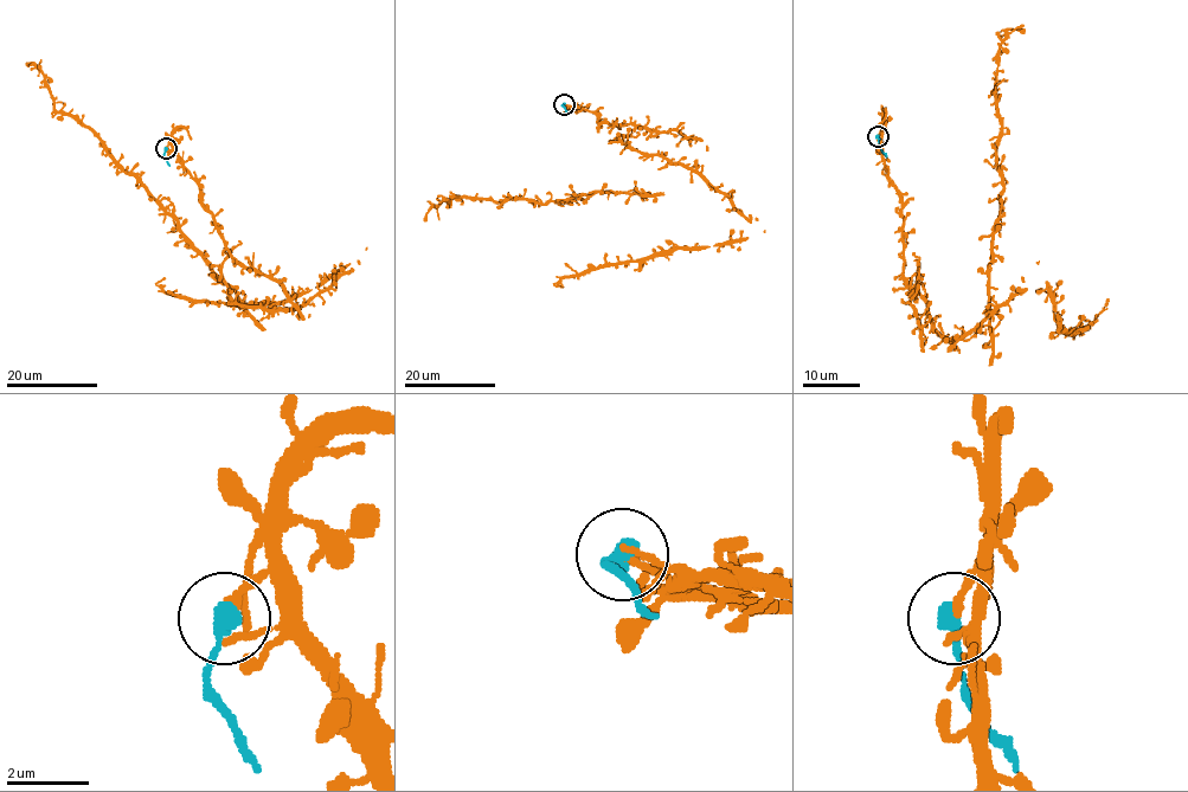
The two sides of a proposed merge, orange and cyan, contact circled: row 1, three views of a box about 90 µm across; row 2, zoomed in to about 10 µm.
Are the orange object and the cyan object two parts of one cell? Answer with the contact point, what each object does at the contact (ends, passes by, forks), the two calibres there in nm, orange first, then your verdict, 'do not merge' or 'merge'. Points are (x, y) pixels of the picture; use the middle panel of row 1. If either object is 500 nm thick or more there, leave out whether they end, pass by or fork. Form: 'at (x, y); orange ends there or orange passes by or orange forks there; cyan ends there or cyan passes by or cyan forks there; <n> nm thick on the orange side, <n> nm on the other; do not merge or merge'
at (564, 104); orange ends there; cyan ends there; 200 nm thick on the orange side, 400 nm on the other; do not merge

